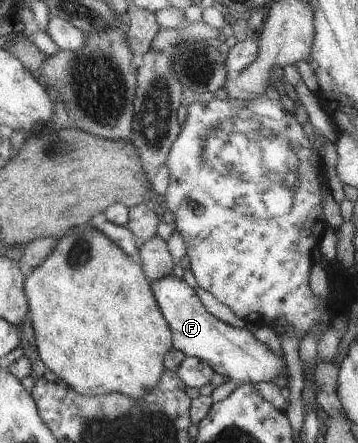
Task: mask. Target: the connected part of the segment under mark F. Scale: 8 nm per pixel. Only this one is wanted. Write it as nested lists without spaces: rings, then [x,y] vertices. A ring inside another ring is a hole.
[[[167,275],[149,286],[164,321],[171,333],[171,348],[185,357],[195,357],[203,361],[213,372],[228,376],[241,383],[271,381],[285,372],[283,358],[277,358],[268,348],[256,341],[248,327],[232,328],[208,314],[194,290],[182,280]]]

